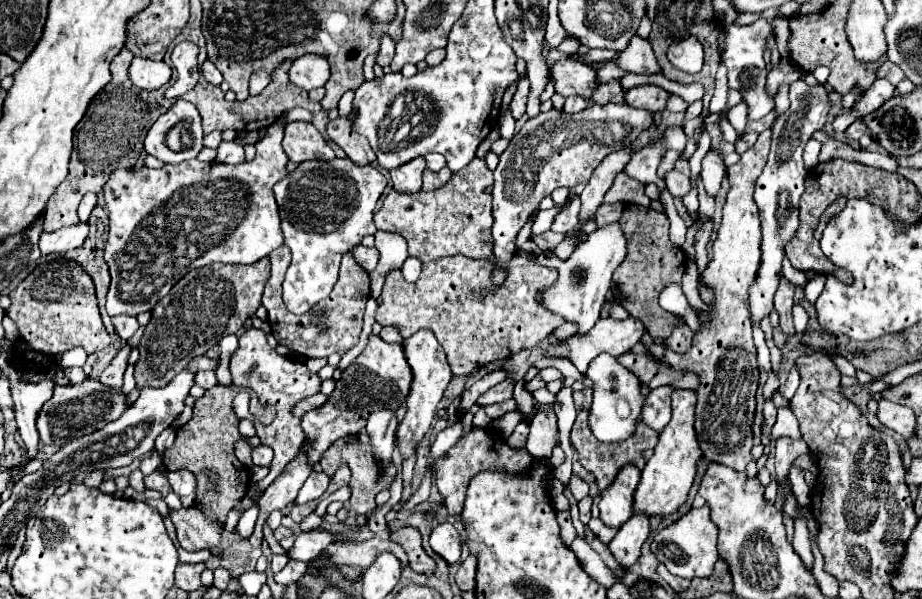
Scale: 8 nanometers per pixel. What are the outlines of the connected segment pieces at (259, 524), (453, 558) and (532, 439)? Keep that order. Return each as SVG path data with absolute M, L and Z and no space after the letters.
M298 454L284 468L284 472L264 490L264 494L258 500L260 514L258 514L258 520L256 520L256 528L254 528L254 534L248 538L248 542L254 548L260 548L260 544L264 540L262 528L264 528L270 512L292 504L296 500L296 496L298 496L298 490L302 488L302 484L306 482L308 476L310 476L310 468L306 468L306 456Z
M438 524L430 536L430 548L438 556L442 556L448 562L448 566L454 566L460 562L462 538L452 524Z
M544 404L532 418L525 448L534 458L550 458L556 446L556 434L558 426L554 408L550 404Z

